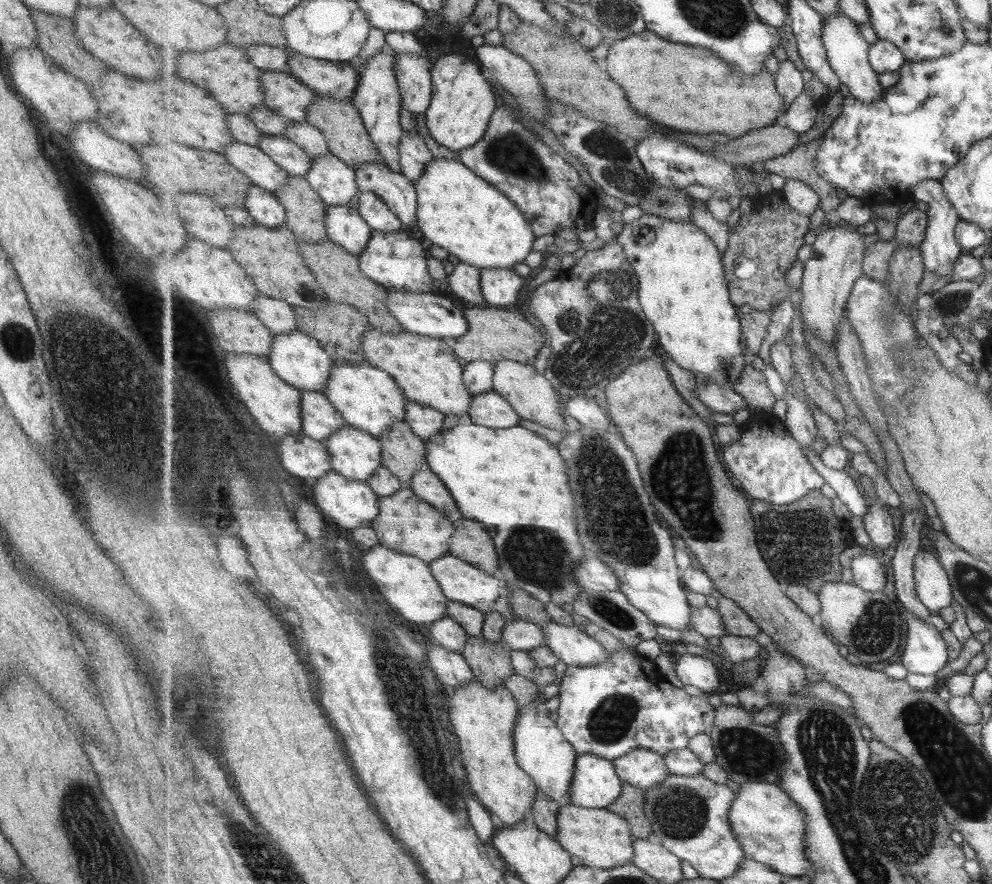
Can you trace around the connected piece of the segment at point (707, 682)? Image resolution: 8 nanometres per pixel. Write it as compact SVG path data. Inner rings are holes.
M685 654L680 656L677 661L677 675L685 685L697 687L702 695L715 694L721 684L721 676L709 658Z

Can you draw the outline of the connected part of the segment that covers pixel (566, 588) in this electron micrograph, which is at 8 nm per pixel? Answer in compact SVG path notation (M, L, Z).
M472 422L470 425L455 425L450 429L441 429L439 436L433 436L431 440L426 441L426 451L426 466L430 467L451 491L464 518L481 522L486 526L487 532L491 535L497 549L500 558L500 570L505 579L511 585L530 592L537 600L544 602L546 605L549 603L561 605L564 602L573 604L583 592L582 585L578 584L578 580L574 578L574 570L581 563L582 558L587 555L587 552L583 554L583 546L581 546L581 540L579 540L579 534L577 534L575 502L573 502L573 492L571 492L571 488L567 484L567 482L570 482L570 475L566 471L566 461L562 457L558 445L552 444L549 440L545 440L539 434L521 425L495 429Z

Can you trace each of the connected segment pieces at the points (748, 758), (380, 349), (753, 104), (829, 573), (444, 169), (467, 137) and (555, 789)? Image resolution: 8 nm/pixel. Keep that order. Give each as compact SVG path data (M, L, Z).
M722 704L716 710L718 719L707 733L712 736L715 745L716 763L728 774L728 779L741 787L755 780L781 787L779 772L784 765L786 752L779 740L776 725L757 724L753 721L753 714L740 706Z
M371 328L365 331L362 347L366 359L375 368L394 376L409 401L439 409L443 414L468 414L474 395L466 387L464 369L454 353L452 339L402 333L384 333Z
M645 29L643 32L612 42L603 64L611 78L626 89L634 109L650 120L662 125L667 124L665 127L706 135L718 132L729 136L730 139L738 139L751 130L782 122L786 101L778 91L774 74L766 70L753 75L742 74L739 69L731 68L721 56L715 56L716 54L707 48L673 43L656 32Z
M813 494L791 506L752 499L751 508L756 533L765 534L757 536L765 562L785 590L789 585L801 584L819 594L824 584L841 582L843 567L838 558L854 546L856 540L849 522L835 514L831 497Z
M434 158L421 178L414 182L418 190L419 222L415 231L421 232L437 246L443 247L453 254L459 262L466 262L486 268L512 268L522 263L533 248L535 242L534 230L530 222L518 207L505 193L485 181L477 173L472 172L465 164L447 158Z
M443 56L432 67L434 95L426 110L427 127L430 136L441 146L458 156L461 150L474 147L487 132L491 116L498 109L493 86L487 81L482 66L467 56Z
M542 690L540 695L541 698L535 704L520 706L518 722L514 728L516 756L519 766L533 778L541 793L556 800L560 806L568 807L573 805L570 788L574 782L579 753L558 727L558 721L551 718Z

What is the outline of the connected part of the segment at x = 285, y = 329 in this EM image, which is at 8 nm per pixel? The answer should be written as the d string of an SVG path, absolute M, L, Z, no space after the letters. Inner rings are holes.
M259 293L250 311L255 313L274 335L289 334L297 330L298 324L293 305L289 306L285 300L269 298Z

